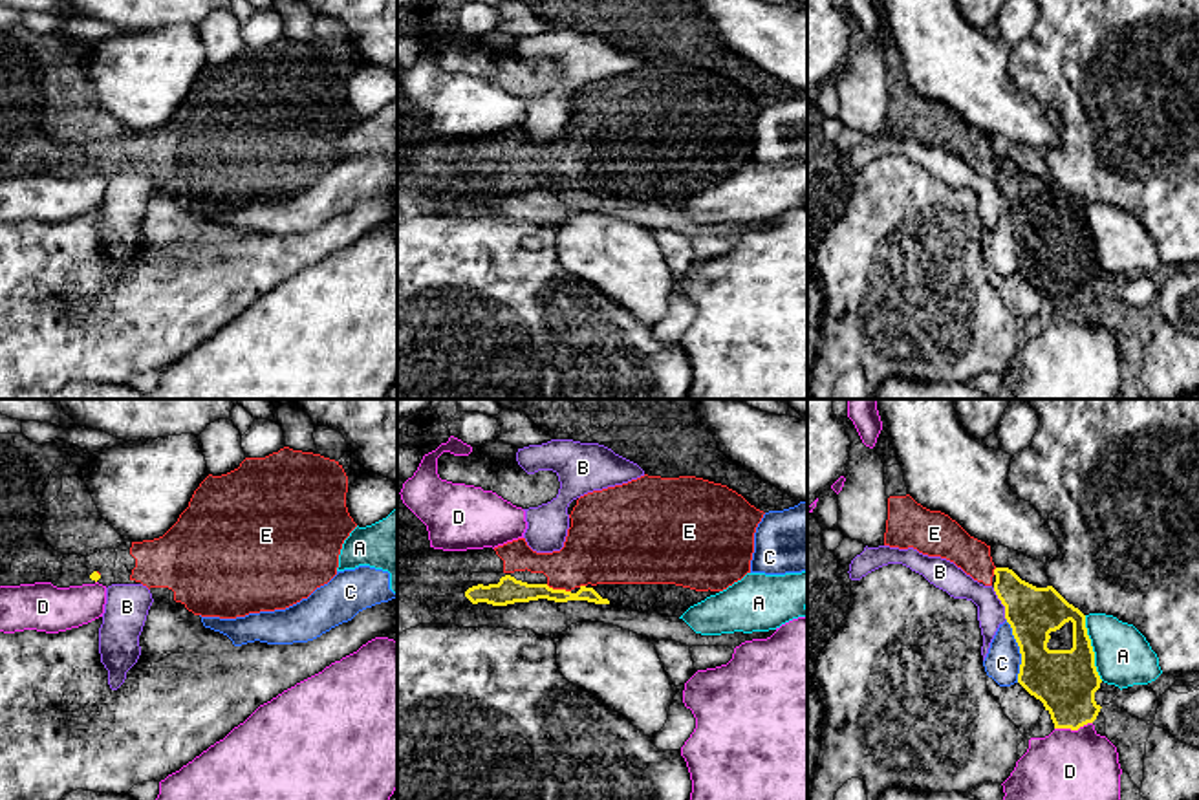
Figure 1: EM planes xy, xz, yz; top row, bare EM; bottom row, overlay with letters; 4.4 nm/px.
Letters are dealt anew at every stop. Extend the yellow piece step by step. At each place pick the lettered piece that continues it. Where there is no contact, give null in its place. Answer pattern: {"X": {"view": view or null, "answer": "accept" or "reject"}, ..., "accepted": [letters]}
{"A": {"view": "yz", "answer": "reject"}, "B": {"view": "yz", "answer": "reject"}, "C": {"view": "yz", "answer": "reject"}, "D": {"view": "yz", "answer": "reject"}, "E": {"view": "xz", "answer": "accept"}, "accepted": ["E"]}

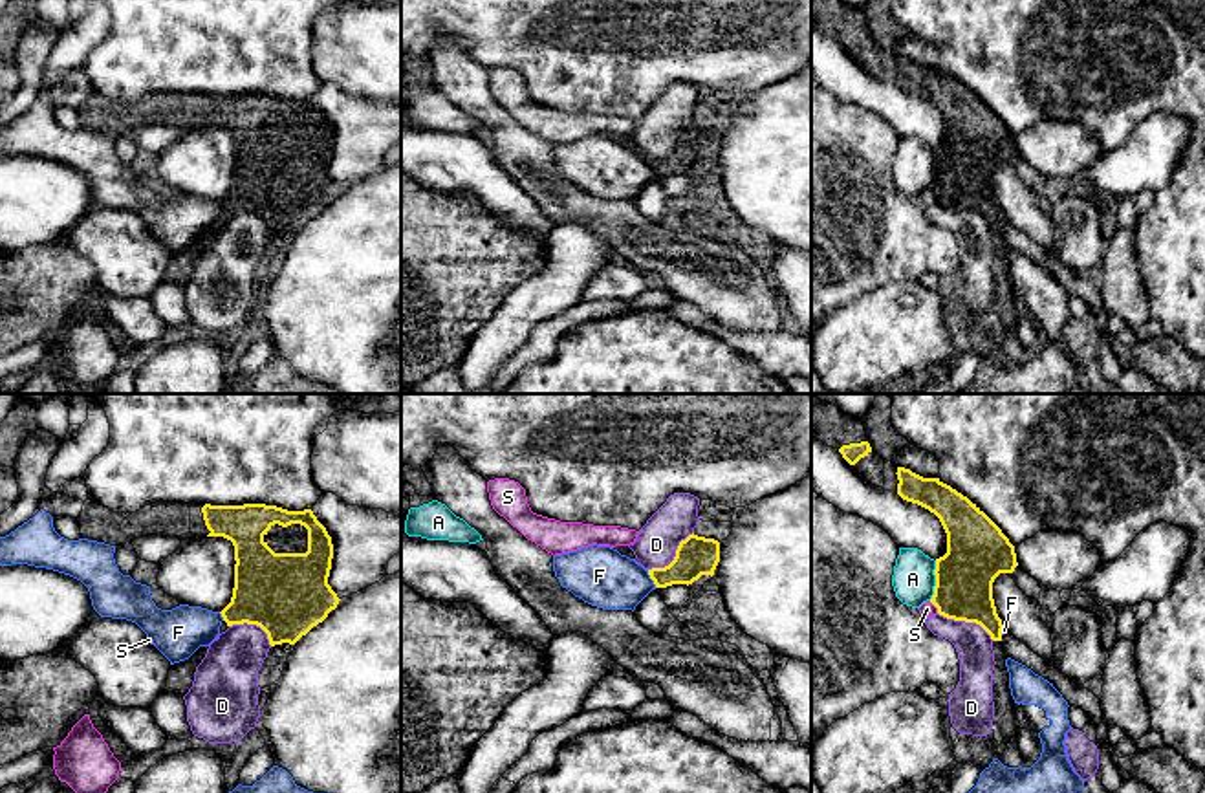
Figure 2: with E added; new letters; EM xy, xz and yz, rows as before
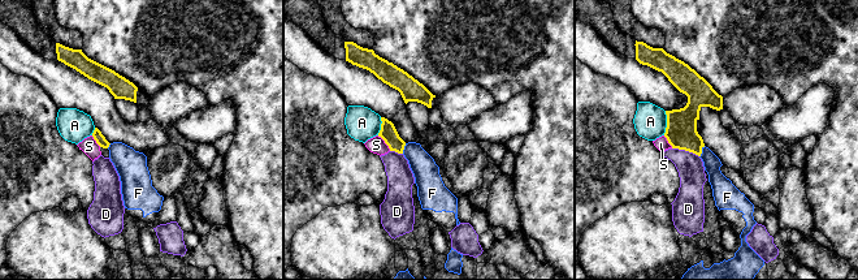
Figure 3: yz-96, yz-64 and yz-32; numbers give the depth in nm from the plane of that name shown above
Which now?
{"A": {"view": "yz", "answer": "reject"}, "D": {"view": "yz", "answer": "reject"}, "F": {"view": "xz", "answer": "reject"}, "S": {"view": "yz", "answer": "reject"}, "accepted": []}

